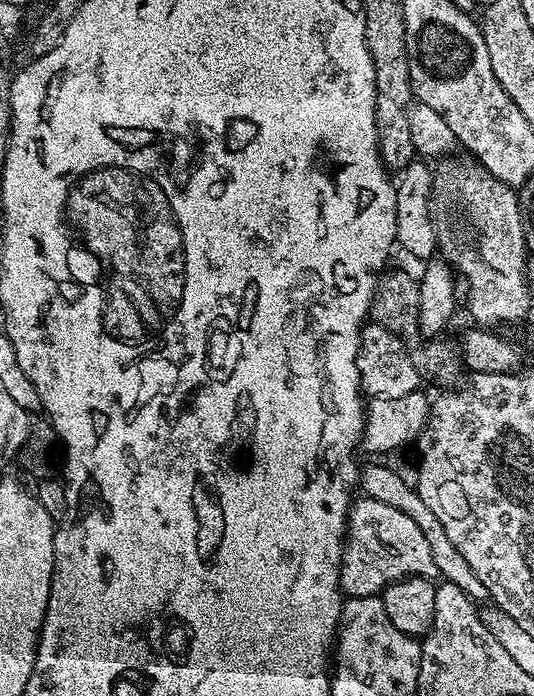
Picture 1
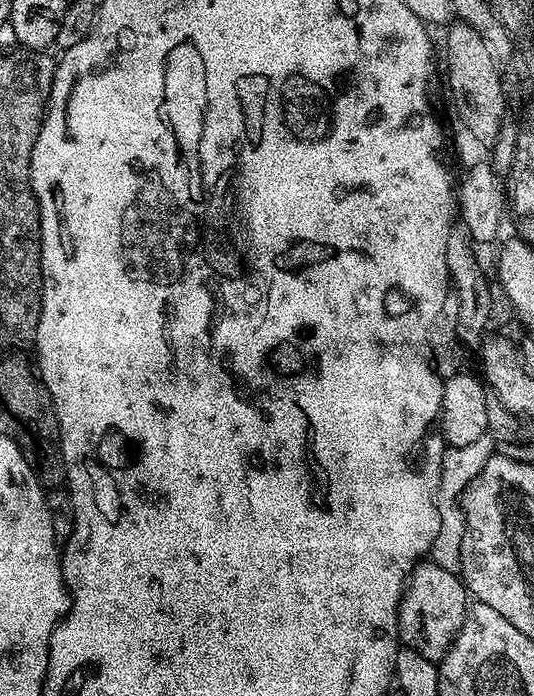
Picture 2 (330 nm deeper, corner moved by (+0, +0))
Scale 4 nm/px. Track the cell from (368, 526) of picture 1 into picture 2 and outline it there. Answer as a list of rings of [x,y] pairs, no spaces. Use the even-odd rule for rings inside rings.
[[[425,562],[420,564],[413,570],[412,576],[407,577],[406,587],[400,599],[400,607],[398,609],[398,620],[406,629],[407,647],[413,648],[415,652],[420,652],[426,659],[433,662],[439,662],[444,659],[448,652],[448,648],[456,641],[456,635],[460,633],[460,627],[464,624],[464,615],[468,612],[470,603],[470,593],[464,586],[464,581],[459,575],[450,570],[442,570],[442,566]]]

